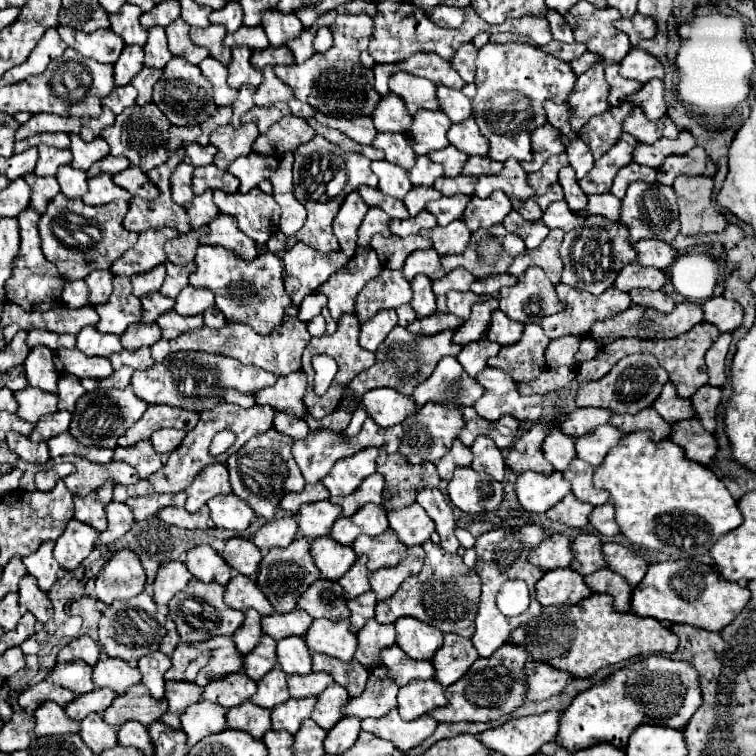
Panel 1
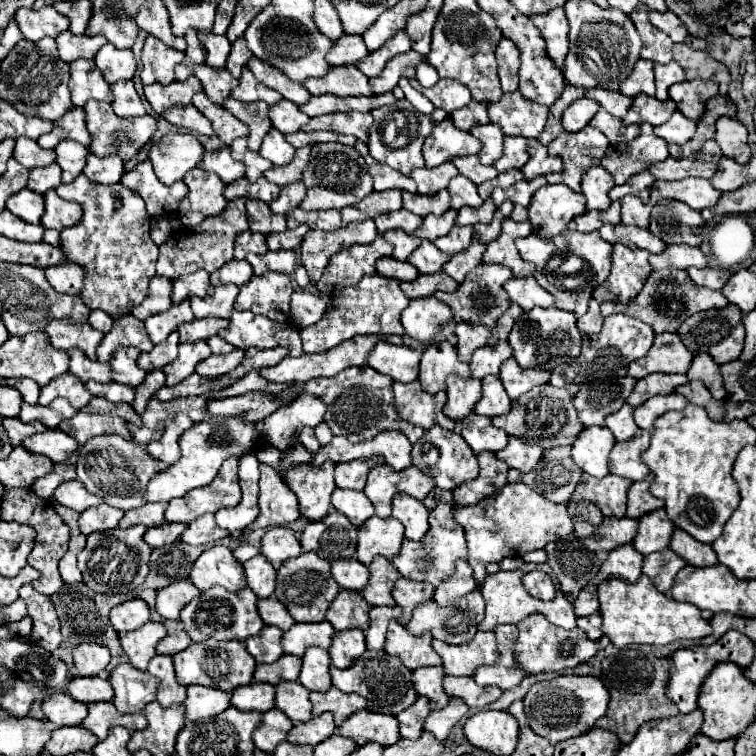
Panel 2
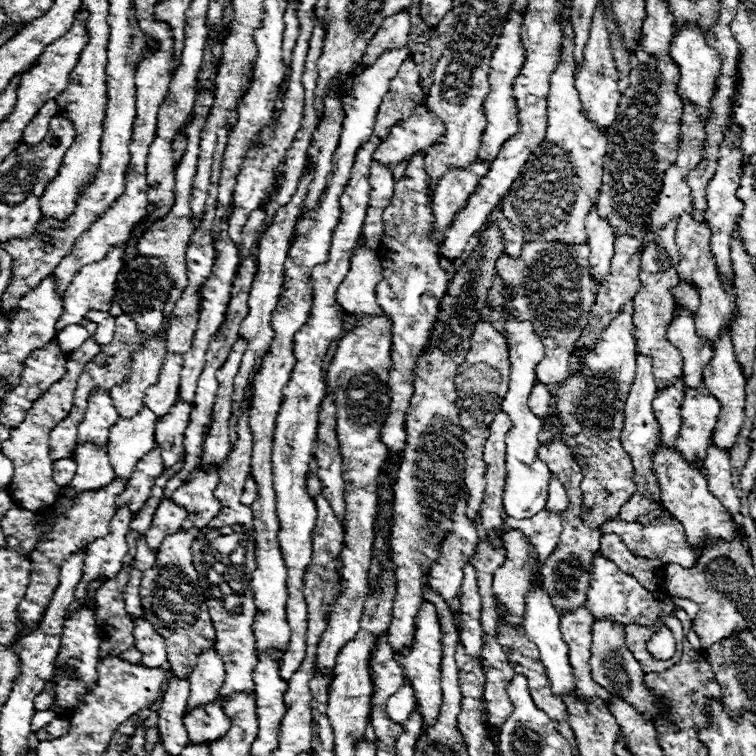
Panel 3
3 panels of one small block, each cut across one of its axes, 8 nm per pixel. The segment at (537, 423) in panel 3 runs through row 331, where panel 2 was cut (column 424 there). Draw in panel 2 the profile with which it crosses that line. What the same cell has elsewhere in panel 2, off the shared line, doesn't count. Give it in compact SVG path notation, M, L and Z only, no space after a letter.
M398 492L392 500L392 516L404 524L408 540L420 540L428 532L428 510L414 496Z

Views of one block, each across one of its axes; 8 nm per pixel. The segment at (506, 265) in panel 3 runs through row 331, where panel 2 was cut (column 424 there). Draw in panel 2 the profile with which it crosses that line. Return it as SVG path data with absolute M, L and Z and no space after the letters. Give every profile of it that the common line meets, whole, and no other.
M440 502L430 512L430 530L426 532L426 536L420 542L412 542L412 540L402 542L402 550L396 558L392 558L392 564L404 578L414 582L428 582L436 588L440 582L448 580L456 572L458 560L468 560L464 528L456 522L454 508L456 504Z

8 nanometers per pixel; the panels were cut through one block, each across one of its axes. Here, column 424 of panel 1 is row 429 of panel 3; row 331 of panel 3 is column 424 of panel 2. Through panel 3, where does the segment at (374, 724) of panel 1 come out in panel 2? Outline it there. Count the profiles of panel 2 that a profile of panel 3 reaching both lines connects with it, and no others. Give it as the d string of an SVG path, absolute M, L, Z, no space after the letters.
M450 698L448 706L428 714L424 730L432 732L438 740L444 740L444 736L450 734L450 730L468 714L468 710L470 708L462 698Z

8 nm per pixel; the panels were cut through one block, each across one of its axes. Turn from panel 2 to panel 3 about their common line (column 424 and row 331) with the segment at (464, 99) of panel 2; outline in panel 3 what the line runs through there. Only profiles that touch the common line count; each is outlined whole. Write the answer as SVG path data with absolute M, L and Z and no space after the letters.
M84 318L82 320L82 326L90 332L90 338L80 348L76 348L76 352L70 354L70 362L68 362L66 376L60 382L52 384L52 388L48 388L36 400L36 404L32 406L32 410L28 410L28 416L26 416L24 424L20 424L18 428L12 428L10 440L6 440L2 444L2 454L8 456L12 460L12 466L14 466L14 476L12 476L6 492L10 494L10 498L14 500L14 504L18 508L38 512L38 510L54 504L56 498L58 498L60 486L52 478L52 460L50 460L48 436L50 436L52 428L70 414L70 408L72 408L72 402L74 402L76 382L78 382L84 366L88 364L88 360L94 360L94 356L100 352L100 345L94 340L94 332L96 332L94 322L90 322L90 320Z

